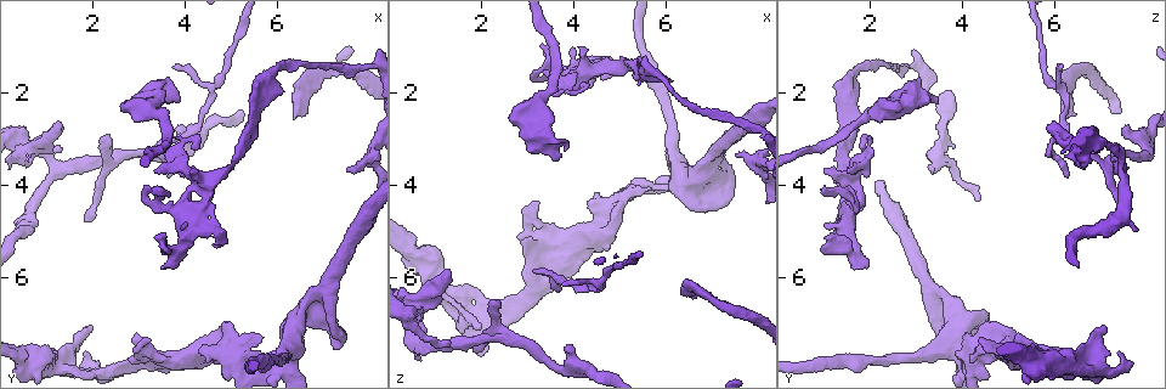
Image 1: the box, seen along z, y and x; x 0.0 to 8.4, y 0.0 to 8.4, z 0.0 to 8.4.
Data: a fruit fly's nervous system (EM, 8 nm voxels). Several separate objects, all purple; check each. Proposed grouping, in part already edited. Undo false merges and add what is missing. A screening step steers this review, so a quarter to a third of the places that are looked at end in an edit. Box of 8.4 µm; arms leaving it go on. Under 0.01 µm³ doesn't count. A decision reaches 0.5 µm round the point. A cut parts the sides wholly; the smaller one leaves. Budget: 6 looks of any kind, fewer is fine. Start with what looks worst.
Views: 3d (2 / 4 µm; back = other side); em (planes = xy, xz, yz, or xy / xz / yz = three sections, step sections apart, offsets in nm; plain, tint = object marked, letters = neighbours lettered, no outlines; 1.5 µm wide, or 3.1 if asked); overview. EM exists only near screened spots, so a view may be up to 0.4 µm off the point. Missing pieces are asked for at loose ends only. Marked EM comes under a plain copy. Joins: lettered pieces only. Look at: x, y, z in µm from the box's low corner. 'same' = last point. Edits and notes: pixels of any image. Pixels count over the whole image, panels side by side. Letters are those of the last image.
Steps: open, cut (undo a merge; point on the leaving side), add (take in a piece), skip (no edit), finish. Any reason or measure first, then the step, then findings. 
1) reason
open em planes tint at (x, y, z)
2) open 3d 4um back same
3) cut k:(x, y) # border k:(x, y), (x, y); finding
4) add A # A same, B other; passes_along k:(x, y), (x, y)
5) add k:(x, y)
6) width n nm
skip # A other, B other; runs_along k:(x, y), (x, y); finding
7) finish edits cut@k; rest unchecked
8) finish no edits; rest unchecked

branch stops here
open em xy step 4 letters at (7.50, 3.70, 3.30)

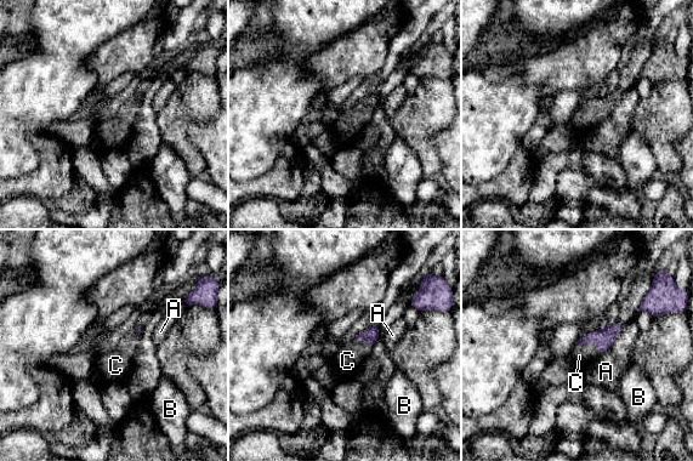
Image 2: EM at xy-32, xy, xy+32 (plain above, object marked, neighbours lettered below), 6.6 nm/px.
add C # A other, B other, C same; it goes on there

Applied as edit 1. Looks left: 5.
branch stops here
open em xz step 8 letters at (1.25, 2.65, 5.95)

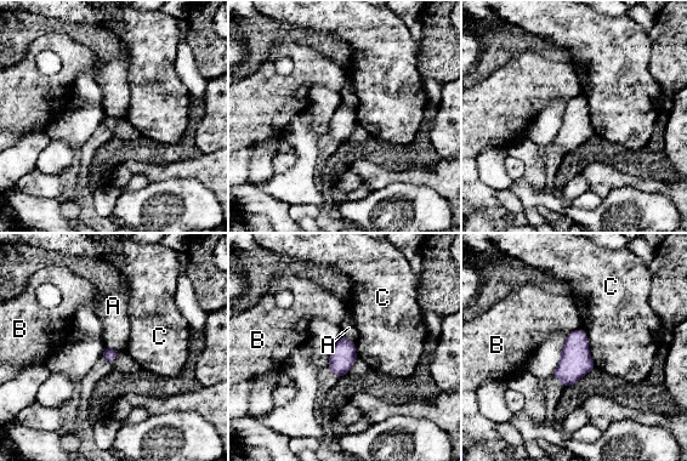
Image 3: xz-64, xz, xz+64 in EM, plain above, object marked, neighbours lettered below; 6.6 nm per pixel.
open em planes letters same

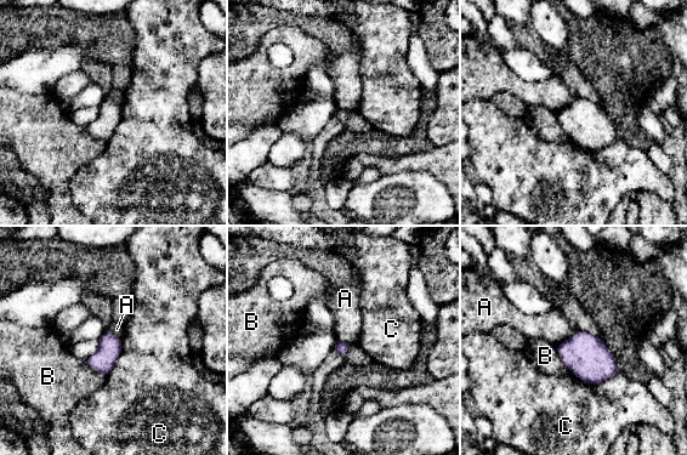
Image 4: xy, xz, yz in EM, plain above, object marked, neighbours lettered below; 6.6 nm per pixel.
skip # A other, B other, C other; border 4:(577, 330), (556, 347); no lettered piece goes on from it

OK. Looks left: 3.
thick turns thin
open em planes letters at (6.65, 6.95, 4.30)

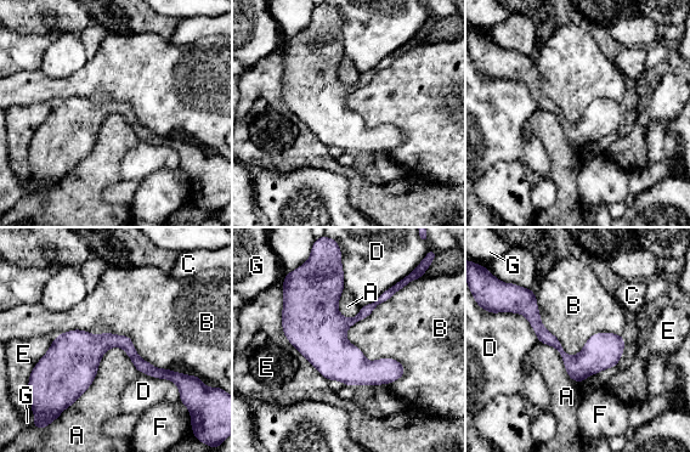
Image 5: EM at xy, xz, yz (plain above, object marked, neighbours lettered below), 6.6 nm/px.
longest_contact B 650 nm
skip # A other, B other, C other, D other, E other, F other, G other; border 5:(406, 284), (388, 384); continuous, no second neuron

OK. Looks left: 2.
finish edits add@2; rest unchecked

